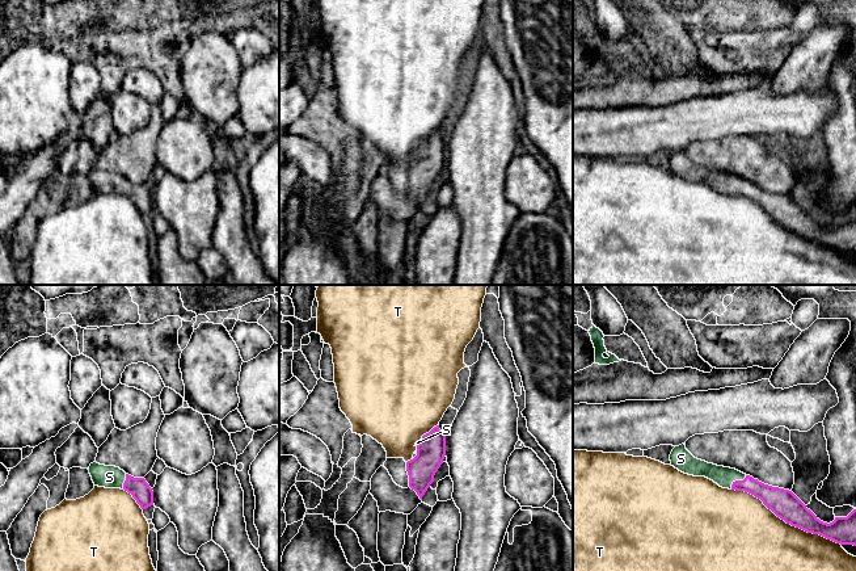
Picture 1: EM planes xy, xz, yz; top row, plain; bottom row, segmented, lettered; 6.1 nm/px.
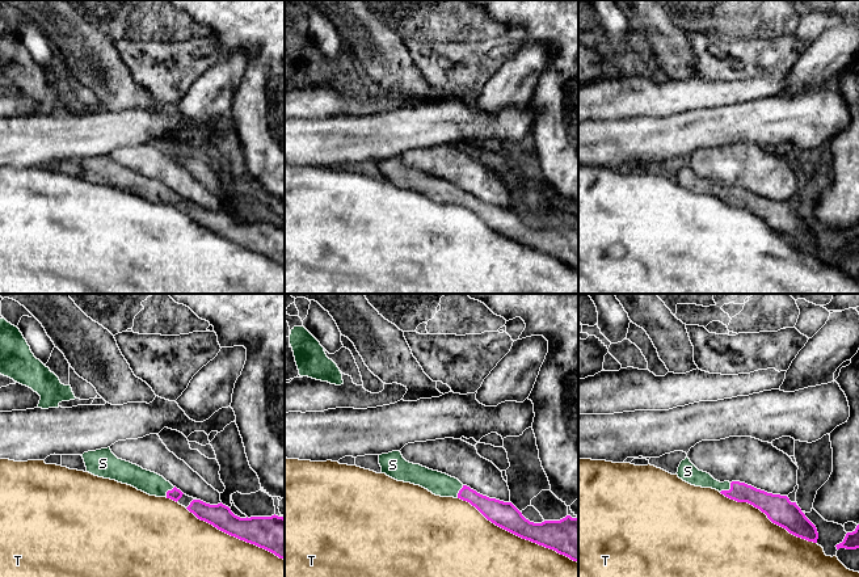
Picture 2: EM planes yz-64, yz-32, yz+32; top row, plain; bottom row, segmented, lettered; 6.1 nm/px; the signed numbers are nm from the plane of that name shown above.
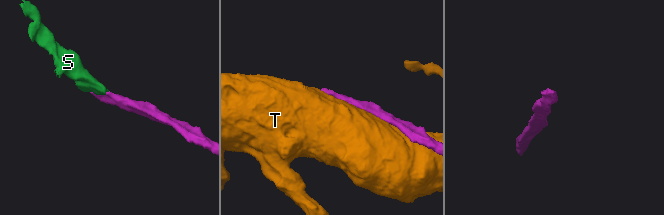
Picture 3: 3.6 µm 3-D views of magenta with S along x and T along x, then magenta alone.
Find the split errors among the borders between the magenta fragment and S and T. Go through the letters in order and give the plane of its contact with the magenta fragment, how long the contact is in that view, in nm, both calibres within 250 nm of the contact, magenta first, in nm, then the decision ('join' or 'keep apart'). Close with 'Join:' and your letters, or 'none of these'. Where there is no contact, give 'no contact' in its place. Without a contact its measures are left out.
S: yz | 130 nm | 140/120 nm | join
T: yz | 750 nm | 170/500 nm | keep apart
Join: S

